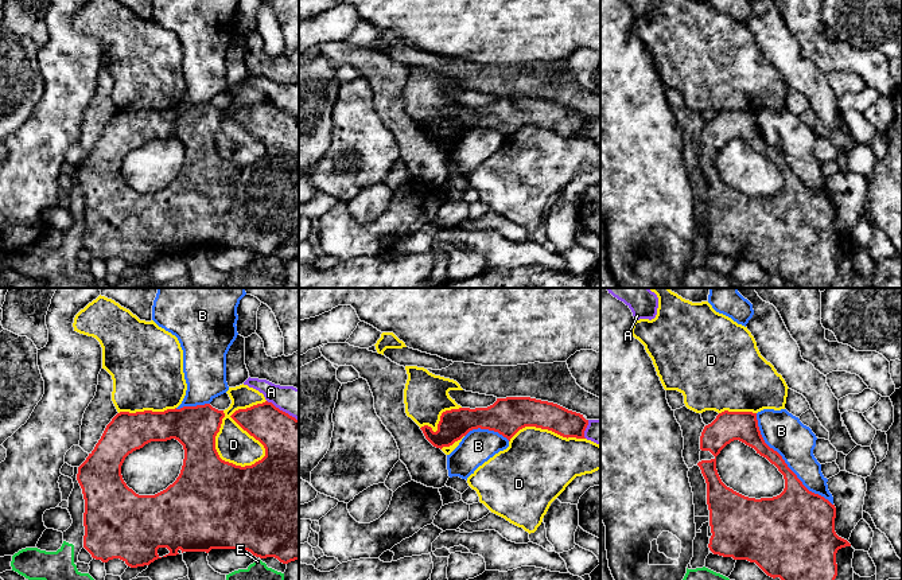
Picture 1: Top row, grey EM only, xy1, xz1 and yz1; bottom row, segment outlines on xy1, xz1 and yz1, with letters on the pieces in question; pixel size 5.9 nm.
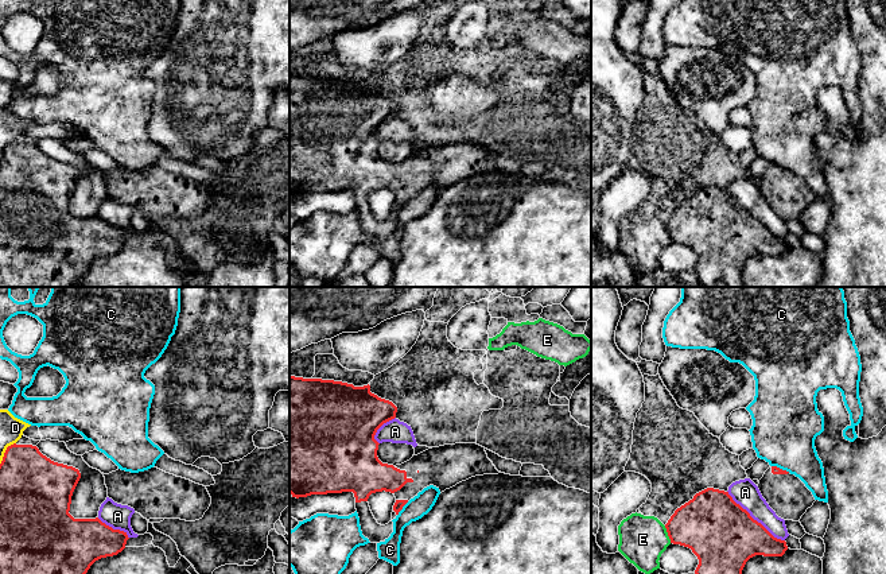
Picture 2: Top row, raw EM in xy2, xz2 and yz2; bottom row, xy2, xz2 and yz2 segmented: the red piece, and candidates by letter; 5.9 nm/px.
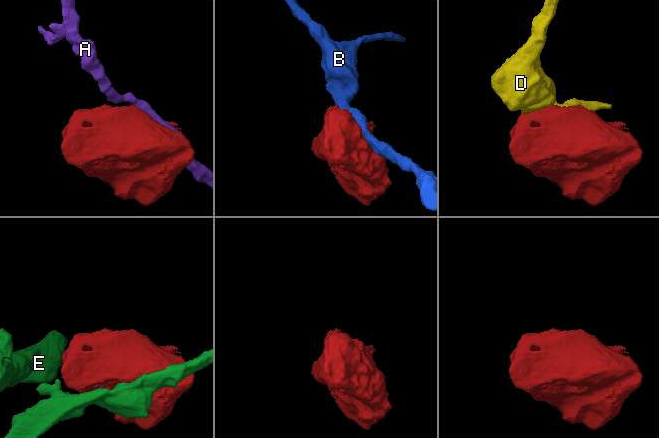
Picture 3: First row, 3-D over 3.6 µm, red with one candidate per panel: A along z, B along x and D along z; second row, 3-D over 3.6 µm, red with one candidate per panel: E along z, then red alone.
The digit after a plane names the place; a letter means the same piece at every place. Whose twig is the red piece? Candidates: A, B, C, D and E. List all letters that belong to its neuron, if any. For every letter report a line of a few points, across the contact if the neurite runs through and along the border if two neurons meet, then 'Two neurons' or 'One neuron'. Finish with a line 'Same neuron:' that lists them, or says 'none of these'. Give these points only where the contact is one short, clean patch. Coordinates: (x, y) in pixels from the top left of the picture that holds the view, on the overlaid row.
A: Two neurons
B: Two neurons
C: Line: xz2 (408, 501), (397, 515). Two neurons
D: Two neurons
E: Two neurons
Same neuron: none of these

